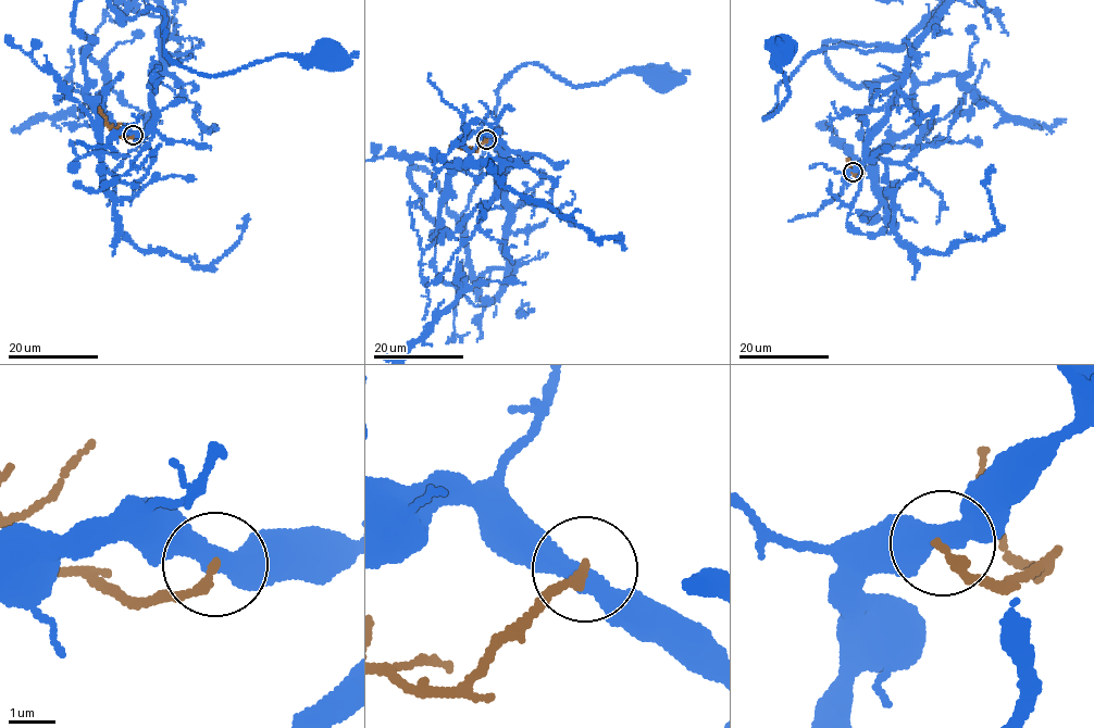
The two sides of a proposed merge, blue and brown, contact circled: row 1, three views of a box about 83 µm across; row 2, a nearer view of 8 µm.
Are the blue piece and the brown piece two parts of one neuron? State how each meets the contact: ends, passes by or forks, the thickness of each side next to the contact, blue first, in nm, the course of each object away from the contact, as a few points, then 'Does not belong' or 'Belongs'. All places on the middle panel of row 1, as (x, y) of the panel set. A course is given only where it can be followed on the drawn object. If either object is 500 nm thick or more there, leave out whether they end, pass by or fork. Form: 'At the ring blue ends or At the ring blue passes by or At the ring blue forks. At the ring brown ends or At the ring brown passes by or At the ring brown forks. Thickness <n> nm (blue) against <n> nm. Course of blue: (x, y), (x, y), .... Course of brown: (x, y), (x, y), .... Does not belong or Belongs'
At the ring blue passes by. At the ring brown ends. Thickness 420 nm (blue) against 240 nm. Course of blue: (486, 139), (507, 164), (507, 261), (477, 277), (462, 213), (499, 86), (526, 64), (576, 86), (658, 75). Course of brown: (486, 139), (471, 150), (456, 145), (449, 147). Does not belong

